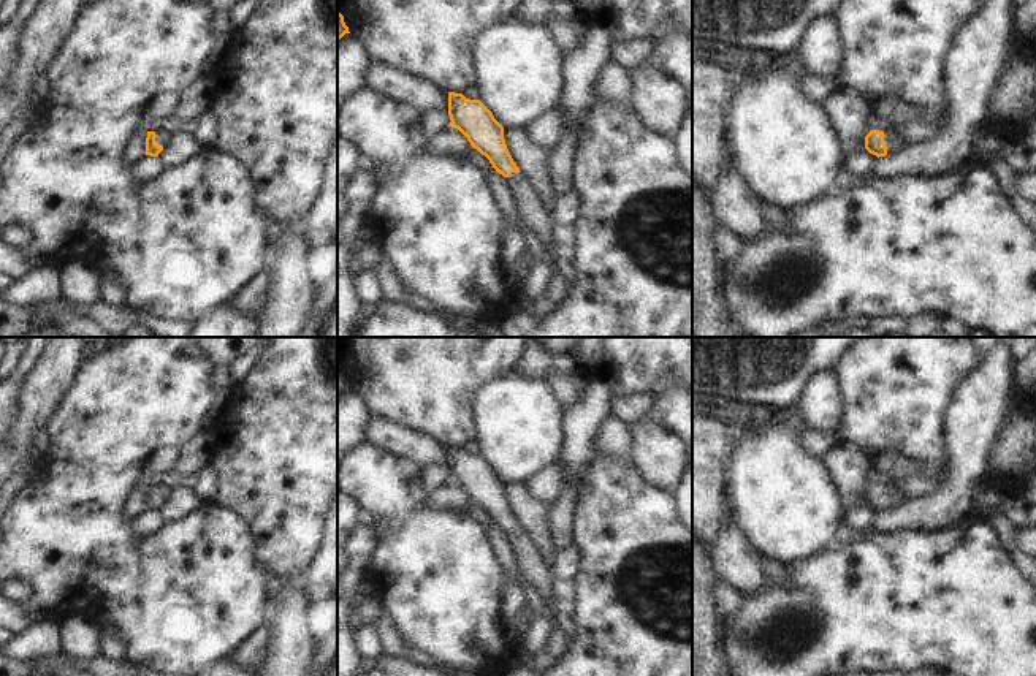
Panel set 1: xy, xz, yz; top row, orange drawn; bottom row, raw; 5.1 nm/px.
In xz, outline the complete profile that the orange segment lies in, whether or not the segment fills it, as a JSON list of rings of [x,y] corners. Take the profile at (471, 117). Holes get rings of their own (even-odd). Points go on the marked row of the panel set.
[[[448,92],[448,116],[451,120],[450,127],[458,128],[470,146],[485,155],[493,168],[505,177],[505,184],[513,193],[516,211],[523,223],[540,239],[547,250],[556,252],[553,268],[558,269],[569,283],[569,252],[551,242],[550,230],[554,222],[543,207],[537,190],[528,182],[513,161],[504,139],[504,127],[480,100],[469,100],[463,93]]]

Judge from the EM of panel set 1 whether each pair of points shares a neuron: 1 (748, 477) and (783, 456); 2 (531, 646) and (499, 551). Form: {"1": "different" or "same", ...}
{"1": "same", "2": "same"}

